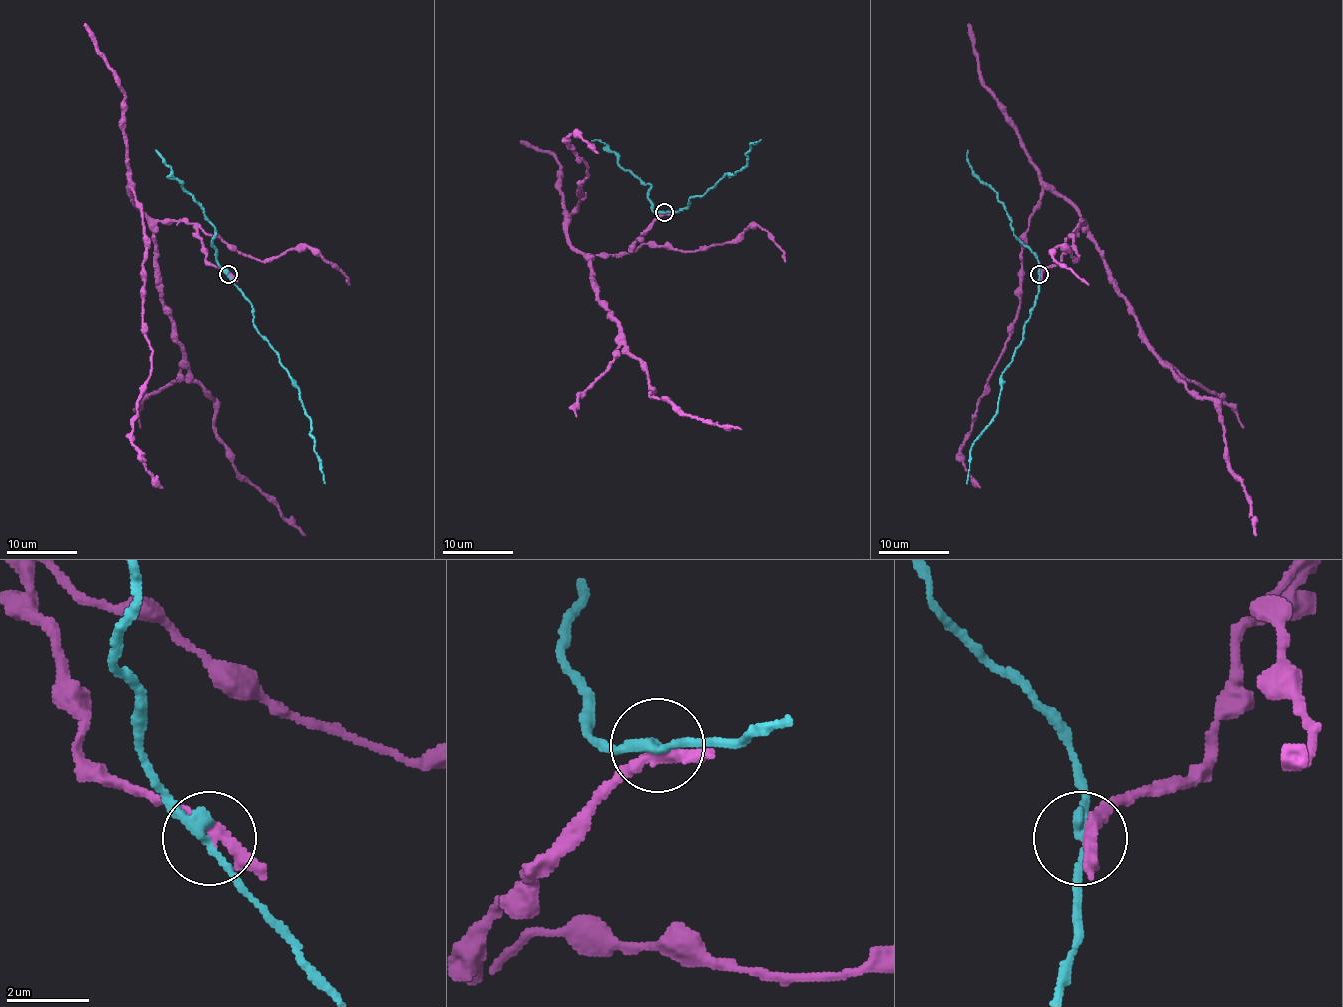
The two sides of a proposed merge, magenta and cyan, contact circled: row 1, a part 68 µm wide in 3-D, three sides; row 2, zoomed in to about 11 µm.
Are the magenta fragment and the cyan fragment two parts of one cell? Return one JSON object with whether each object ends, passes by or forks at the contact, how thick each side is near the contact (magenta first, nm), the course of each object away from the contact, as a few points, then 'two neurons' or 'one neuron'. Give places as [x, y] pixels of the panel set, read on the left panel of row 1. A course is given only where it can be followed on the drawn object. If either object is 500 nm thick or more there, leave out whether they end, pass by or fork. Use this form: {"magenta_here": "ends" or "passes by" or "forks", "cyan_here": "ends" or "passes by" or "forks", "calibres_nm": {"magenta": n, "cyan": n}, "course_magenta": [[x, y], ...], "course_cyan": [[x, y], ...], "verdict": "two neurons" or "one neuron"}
{"magenta_here": "passes by", "cyan_here": "passes by", "calibres_nm": {"magenta": 240, "cyan": 200}, "course_magenta": [[227, 275], [192, 223], [156, 223], [155, 283], [188, 375], [215, 402], [217, 439], [305, 536]], "course_cyan": [[227, 275], [250, 303], [254, 328], [266, 340], [298, 389], [305, 414], [310, 419], [324, 483]], "verdict": "two neurons"}

